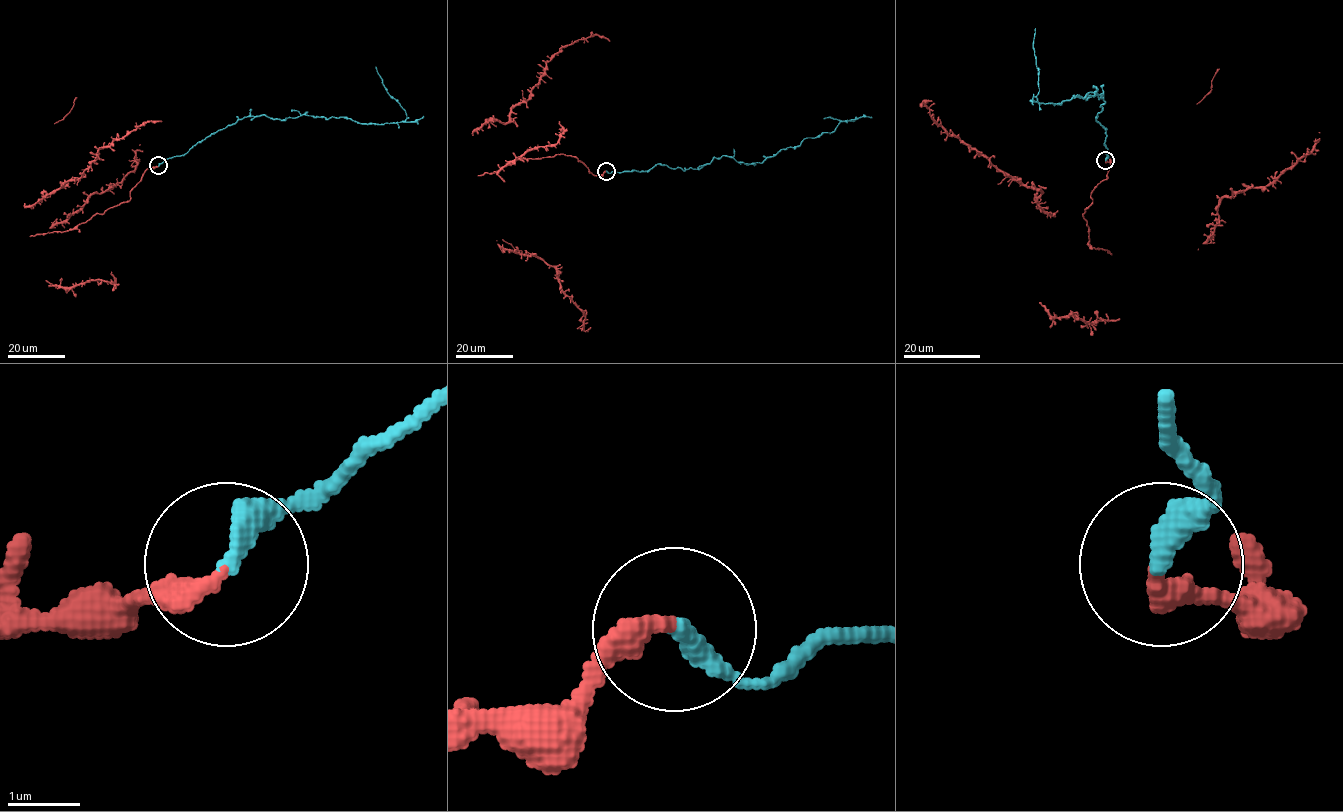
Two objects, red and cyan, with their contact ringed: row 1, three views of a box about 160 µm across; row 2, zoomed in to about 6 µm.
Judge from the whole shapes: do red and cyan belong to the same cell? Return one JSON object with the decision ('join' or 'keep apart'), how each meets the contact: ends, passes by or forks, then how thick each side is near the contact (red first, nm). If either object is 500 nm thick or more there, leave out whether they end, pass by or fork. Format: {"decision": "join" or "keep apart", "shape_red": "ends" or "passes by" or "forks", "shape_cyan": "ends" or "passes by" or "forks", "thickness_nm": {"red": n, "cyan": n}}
{"decision": "join", "shape_red": "ends", "shape_cyan": "ends", "thickness_nm": {"red": 320, "cyan": 340}}

